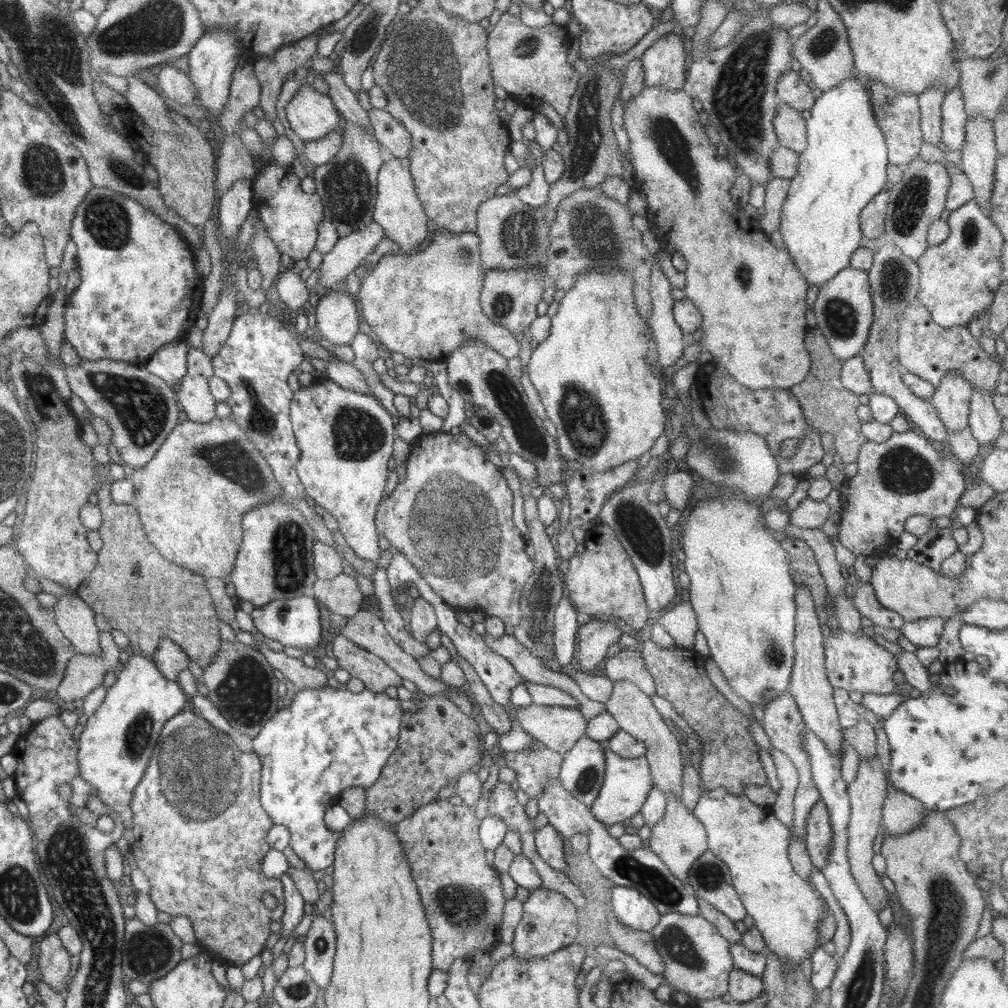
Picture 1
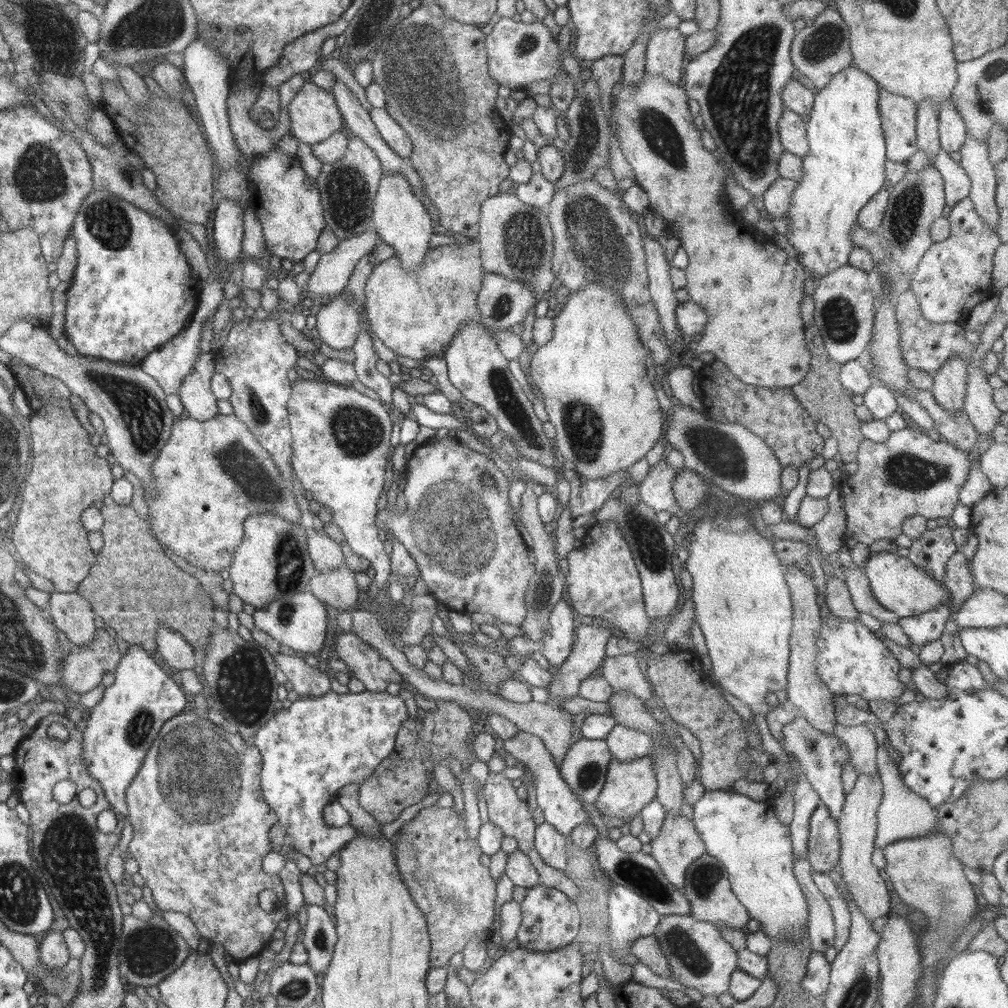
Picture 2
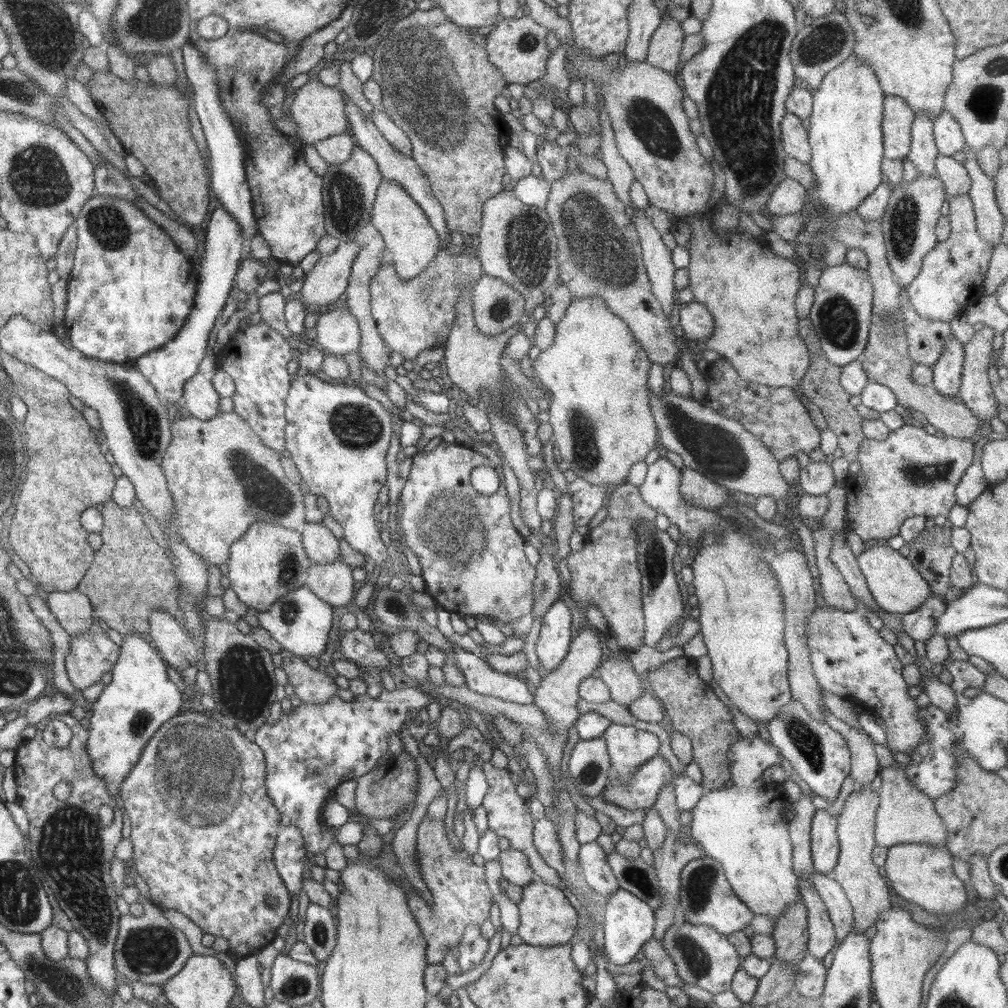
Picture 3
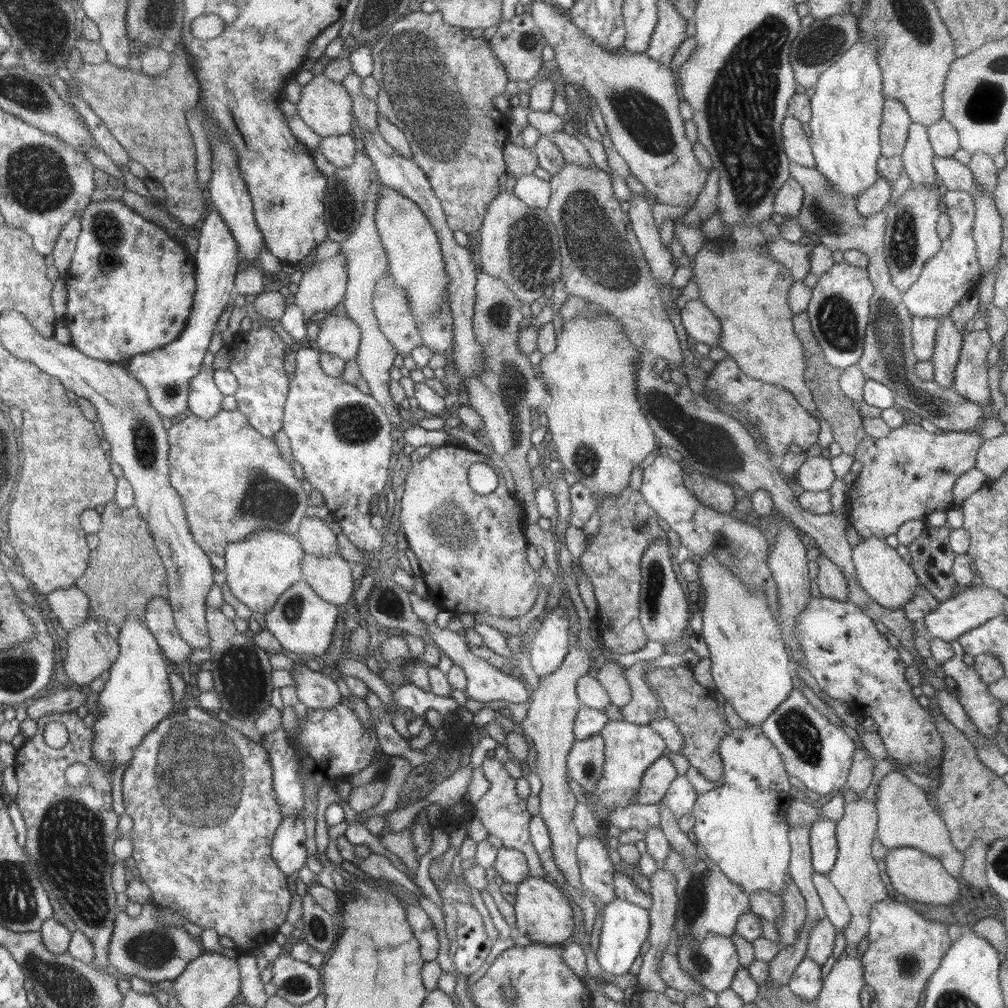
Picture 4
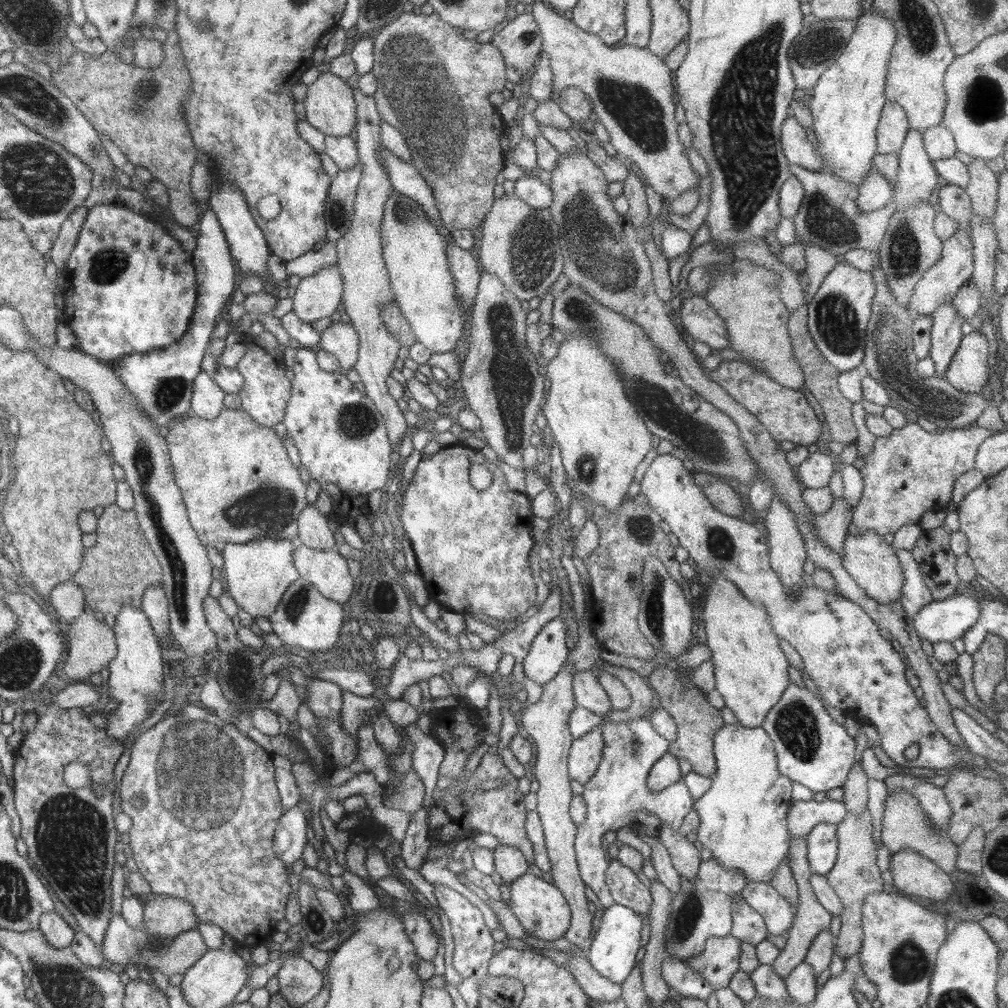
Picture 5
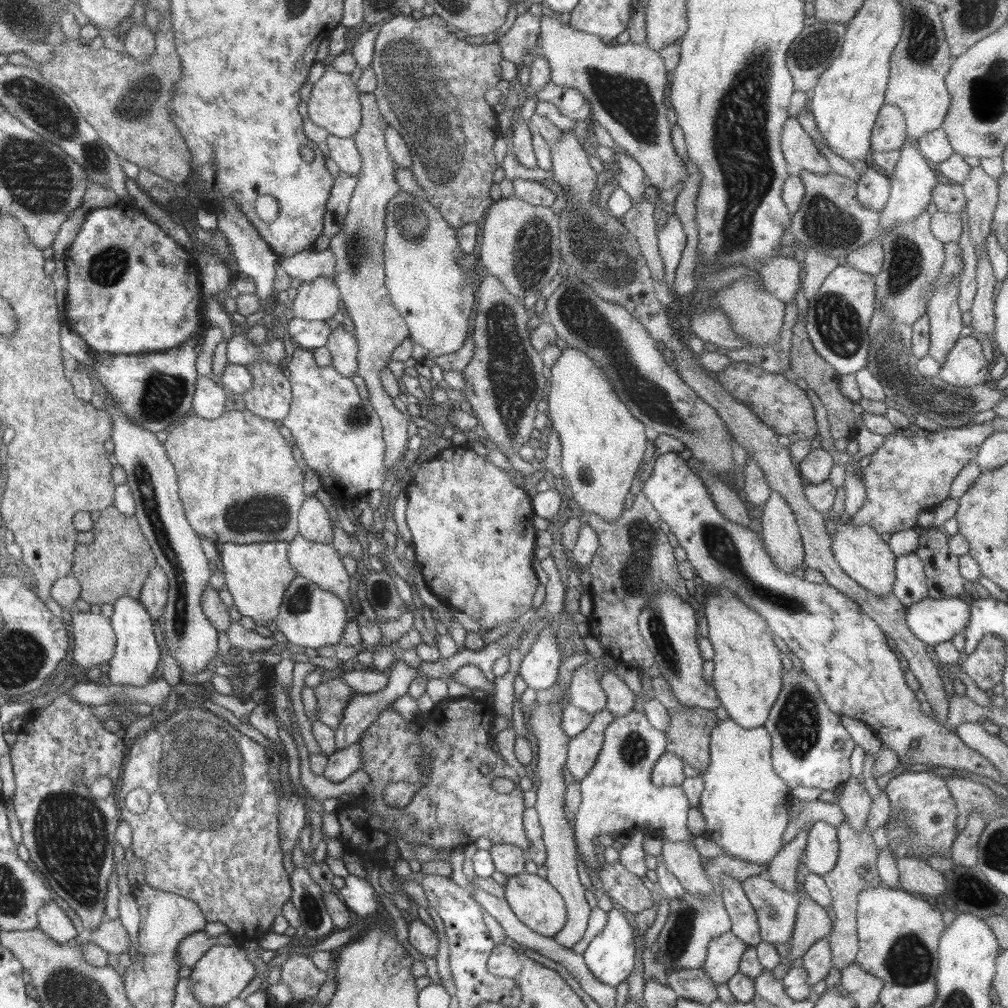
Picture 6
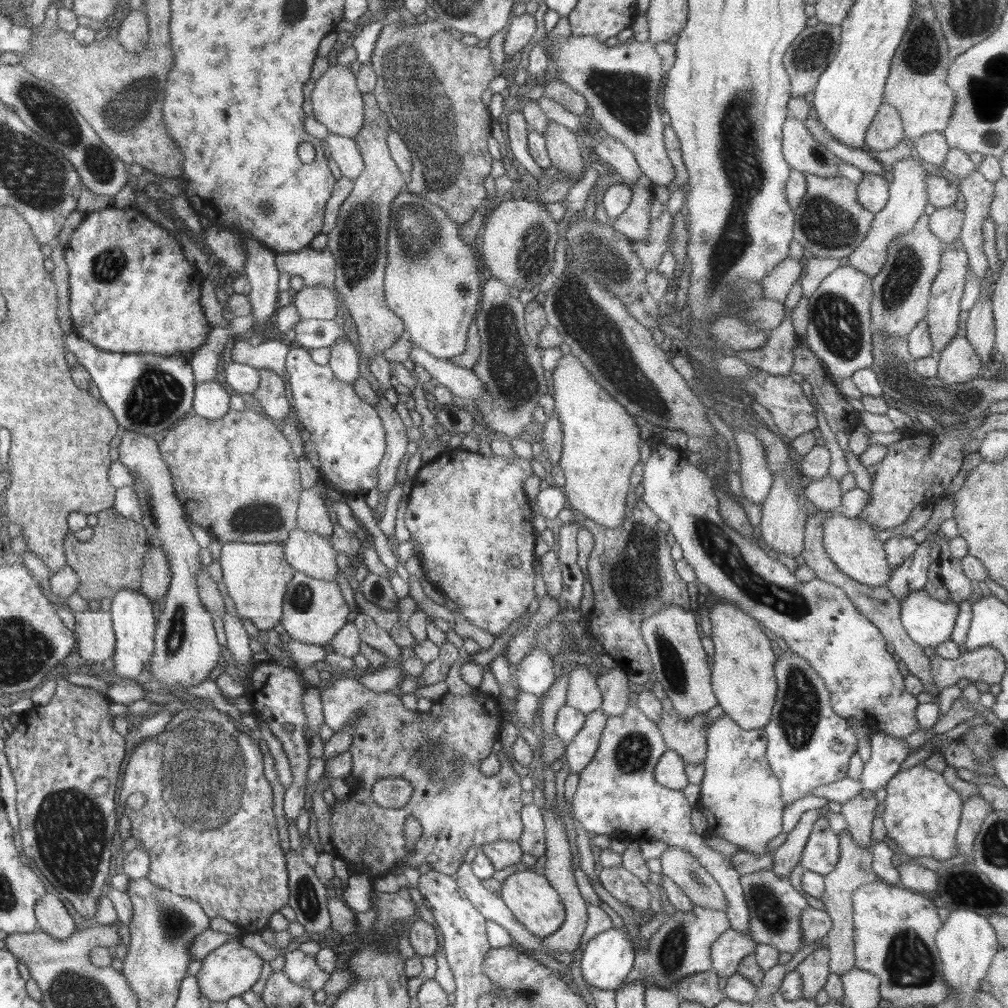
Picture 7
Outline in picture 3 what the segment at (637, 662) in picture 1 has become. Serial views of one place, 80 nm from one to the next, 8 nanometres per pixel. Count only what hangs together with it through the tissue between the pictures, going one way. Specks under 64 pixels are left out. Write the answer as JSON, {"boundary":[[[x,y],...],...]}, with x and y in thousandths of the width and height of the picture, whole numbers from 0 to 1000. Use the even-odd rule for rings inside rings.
{"boundary":[[[599,653],[591,671],[603,682],[606,693],[621,701],[640,685],[626,657],[617,653]]]}

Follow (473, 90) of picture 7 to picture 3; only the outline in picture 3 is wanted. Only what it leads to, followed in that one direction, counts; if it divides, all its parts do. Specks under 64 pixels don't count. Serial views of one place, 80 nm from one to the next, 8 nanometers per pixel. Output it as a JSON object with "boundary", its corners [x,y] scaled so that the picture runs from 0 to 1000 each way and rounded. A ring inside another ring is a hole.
{"boundary":[[[429,7],[426,10],[413,9],[404,17],[397,19],[387,31],[383,38],[368,49],[367,53],[370,58],[369,76],[376,85],[379,91],[379,101],[377,106],[391,123],[401,129],[404,136],[407,138],[409,146],[409,157],[414,161],[417,169],[424,175],[428,184],[430,194],[438,203],[439,211],[442,217],[443,225],[446,229],[457,230],[461,234],[475,232],[477,229],[479,202],[488,194],[492,194],[500,189],[498,184],[498,176],[502,173],[501,154],[504,147],[504,140],[507,130],[504,128],[500,117],[490,104],[490,98],[497,94],[499,89],[503,87],[503,82],[494,68],[486,63],[484,52],[482,49],[482,40],[480,35],[476,35],[470,29],[459,27],[445,21],[445,18],[440,14],[437,7]]]}

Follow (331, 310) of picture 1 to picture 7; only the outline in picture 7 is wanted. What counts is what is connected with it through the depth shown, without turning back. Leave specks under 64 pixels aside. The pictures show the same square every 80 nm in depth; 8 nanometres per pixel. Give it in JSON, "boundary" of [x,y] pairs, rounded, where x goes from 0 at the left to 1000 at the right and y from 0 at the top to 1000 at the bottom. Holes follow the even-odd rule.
{"boundary":[[[335,334],[326,343],[328,352],[324,361],[335,377],[350,382],[357,373],[355,364],[355,350],[345,334]]]}

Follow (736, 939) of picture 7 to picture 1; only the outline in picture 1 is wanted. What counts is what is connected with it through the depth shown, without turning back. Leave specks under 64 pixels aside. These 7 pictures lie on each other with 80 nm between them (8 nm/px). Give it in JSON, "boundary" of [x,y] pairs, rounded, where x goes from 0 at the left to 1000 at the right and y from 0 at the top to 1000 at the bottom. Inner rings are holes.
{"boundary":[[[664,905],[656,908],[653,917],[647,922],[646,928],[660,958],[656,967],[668,982],[681,984],[683,988],[688,991],[715,989],[723,983],[723,966],[729,959],[723,943],[724,935],[710,923],[705,915],[692,907],[682,908]]]}

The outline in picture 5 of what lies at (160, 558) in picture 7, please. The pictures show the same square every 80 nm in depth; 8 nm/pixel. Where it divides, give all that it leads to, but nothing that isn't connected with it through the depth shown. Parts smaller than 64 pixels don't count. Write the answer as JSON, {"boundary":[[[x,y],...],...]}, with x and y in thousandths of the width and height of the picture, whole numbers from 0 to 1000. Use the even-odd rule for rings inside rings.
{"boundary":[[[159,576],[157,580],[153,582],[147,582],[143,586],[143,592],[141,592],[140,605],[147,615],[149,621],[152,623],[153,629],[157,635],[161,633],[169,633],[170,639],[173,639],[171,635],[169,618],[167,613],[167,597],[163,586],[163,577]]]}

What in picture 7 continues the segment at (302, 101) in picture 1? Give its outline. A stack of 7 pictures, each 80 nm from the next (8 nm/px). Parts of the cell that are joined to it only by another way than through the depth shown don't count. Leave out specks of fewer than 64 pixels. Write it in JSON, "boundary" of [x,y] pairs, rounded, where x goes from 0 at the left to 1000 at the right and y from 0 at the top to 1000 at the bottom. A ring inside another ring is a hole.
{"boundary":[[[329,63],[313,80],[309,99],[312,116],[323,125],[326,132],[350,138],[361,126],[360,93],[355,90],[351,66],[339,66]]]}

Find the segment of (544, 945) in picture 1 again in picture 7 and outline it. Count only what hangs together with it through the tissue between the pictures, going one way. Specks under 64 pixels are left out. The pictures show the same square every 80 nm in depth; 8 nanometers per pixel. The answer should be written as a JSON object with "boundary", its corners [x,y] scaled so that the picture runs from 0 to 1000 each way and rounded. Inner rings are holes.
{"boundary":[[[522,861],[522,863],[515,863],[501,871],[496,891],[508,904],[512,913],[537,932],[551,926],[560,915],[561,901],[555,887],[548,881],[544,872],[532,863]]]}

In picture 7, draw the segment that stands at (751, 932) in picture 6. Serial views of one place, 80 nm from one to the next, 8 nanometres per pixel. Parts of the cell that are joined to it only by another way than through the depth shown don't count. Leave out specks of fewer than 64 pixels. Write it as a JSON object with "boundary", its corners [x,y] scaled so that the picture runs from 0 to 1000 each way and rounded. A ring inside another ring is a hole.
{"boundary":[[[623,699],[617,710],[603,710],[601,720],[598,722],[593,744],[579,764],[574,766],[572,783],[566,796],[569,810],[581,825],[589,827],[601,827],[607,833],[619,835],[644,834],[646,831],[656,833],[662,839],[672,839],[688,847],[691,854],[710,872],[714,881],[718,884],[722,899],[720,909],[723,911],[725,921],[734,925],[743,926],[744,904],[738,891],[737,881],[734,875],[735,867],[726,859],[723,850],[708,844],[700,838],[699,828],[690,827],[686,816],[686,809],[688,802],[683,799],[678,784],[667,784],[651,776],[649,763],[662,740],[650,716],[647,716],[633,701]]]}

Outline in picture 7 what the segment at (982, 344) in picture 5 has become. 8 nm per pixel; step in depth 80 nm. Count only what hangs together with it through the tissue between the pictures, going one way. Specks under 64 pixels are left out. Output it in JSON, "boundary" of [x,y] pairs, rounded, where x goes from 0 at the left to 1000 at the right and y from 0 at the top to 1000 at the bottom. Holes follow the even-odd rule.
{"boundary":[[[948,333],[931,351],[930,374],[938,380],[962,379],[973,373],[974,358],[957,334]]]}

